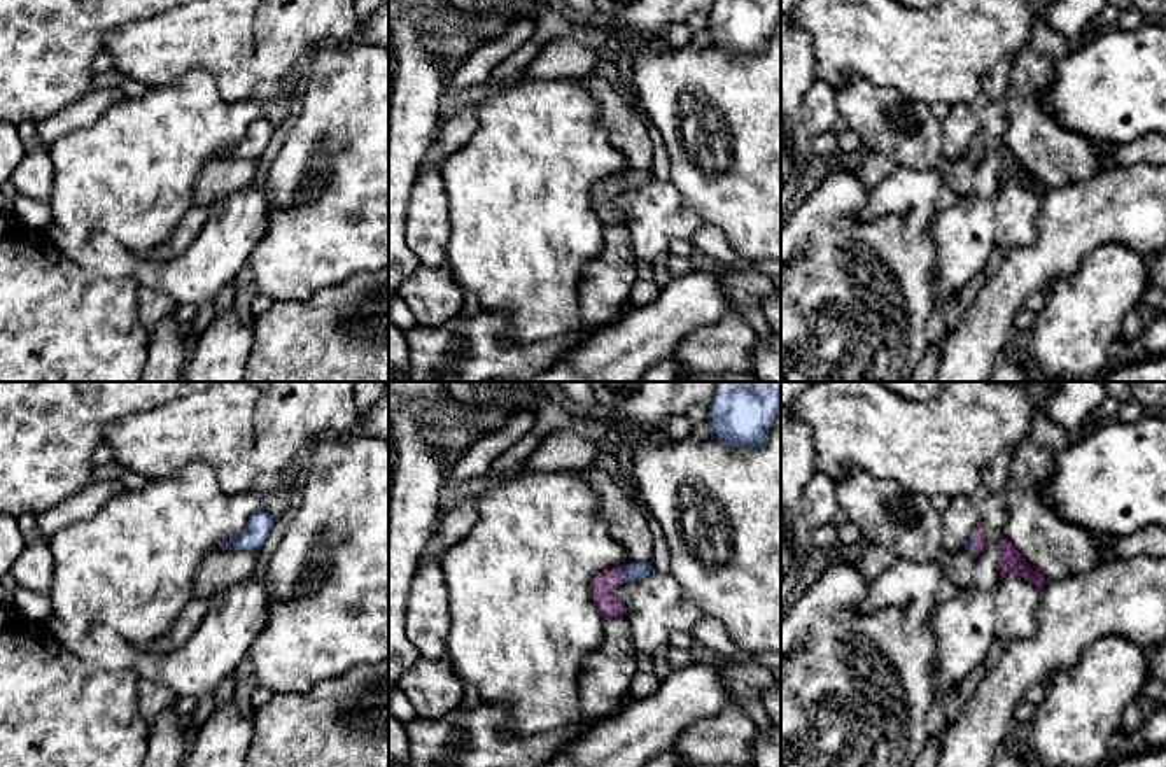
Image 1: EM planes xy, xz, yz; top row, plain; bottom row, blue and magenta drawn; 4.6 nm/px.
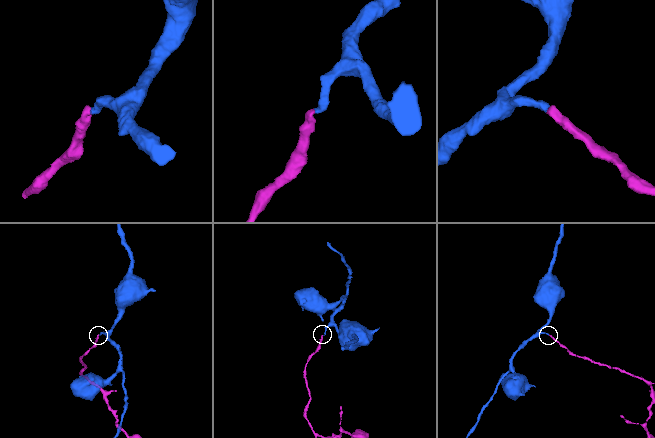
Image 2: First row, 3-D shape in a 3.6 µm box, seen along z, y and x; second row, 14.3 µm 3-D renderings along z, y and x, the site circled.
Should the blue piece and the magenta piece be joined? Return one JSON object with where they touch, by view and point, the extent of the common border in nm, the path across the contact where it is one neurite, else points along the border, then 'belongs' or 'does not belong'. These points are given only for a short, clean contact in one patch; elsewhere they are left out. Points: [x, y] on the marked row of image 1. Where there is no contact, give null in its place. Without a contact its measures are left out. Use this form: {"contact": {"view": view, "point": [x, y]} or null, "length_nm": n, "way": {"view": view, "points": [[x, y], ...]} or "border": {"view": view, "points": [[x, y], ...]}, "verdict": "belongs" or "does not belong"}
{"contact": {"view": "xz", "point": [620, 573]}, "length_nm": 80, "way": {"view": "xz", "points": [[632, 571], [620, 573], [604, 585]]}, "verdict": "belongs"}

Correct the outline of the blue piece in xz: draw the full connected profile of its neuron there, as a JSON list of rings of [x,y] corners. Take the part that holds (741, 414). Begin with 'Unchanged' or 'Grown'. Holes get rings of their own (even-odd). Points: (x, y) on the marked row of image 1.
Unchanged. [[[716,382],[707,422],[711,440],[737,448],[760,447],[781,412],[781,382]]]

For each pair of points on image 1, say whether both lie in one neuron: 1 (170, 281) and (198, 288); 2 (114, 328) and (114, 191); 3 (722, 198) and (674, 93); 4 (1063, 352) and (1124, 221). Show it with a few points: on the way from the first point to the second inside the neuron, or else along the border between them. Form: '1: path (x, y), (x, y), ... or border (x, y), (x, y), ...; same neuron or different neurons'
1: path (177, 281), (191, 281); same neuron
2: border (76, 263), (104, 277), (135, 279); different neurons
3: path (711, 172), (711, 137), (701, 119); same neuron
4: border (1142, 256), (1123, 244), (1103, 242), (1079, 265); different neurons

